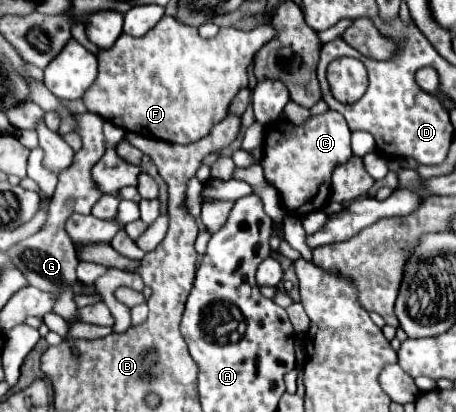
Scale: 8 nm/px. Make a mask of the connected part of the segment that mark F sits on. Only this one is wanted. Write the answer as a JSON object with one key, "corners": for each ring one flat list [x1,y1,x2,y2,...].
{"corners":[[162,16,162,20,144,36,134,38,122,34,112,48,98,52,98,78,94,80,94,86,86,90,82,100,88,112,100,114,108,122,128,132,138,132,146,138,158,138,176,144,196,142,204,138,214,124,226,118,228,106,236,92,248,86,248,66,252,64,254,54,260,46,274,38,274,34,274,28,270,24,264,24,250,32,220,28,214,38,204,40,196,28,184,26,172,16]]}

